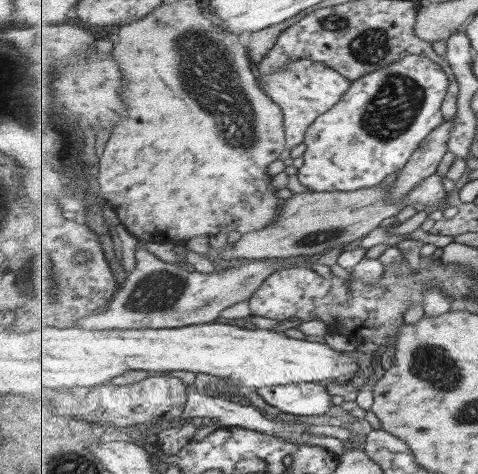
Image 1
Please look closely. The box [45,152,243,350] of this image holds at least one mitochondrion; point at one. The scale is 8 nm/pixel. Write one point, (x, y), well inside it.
(161, 292)

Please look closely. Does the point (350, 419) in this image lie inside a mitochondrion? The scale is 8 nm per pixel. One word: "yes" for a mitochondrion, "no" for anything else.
no

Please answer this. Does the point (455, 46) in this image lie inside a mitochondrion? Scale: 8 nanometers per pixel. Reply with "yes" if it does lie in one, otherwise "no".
no

